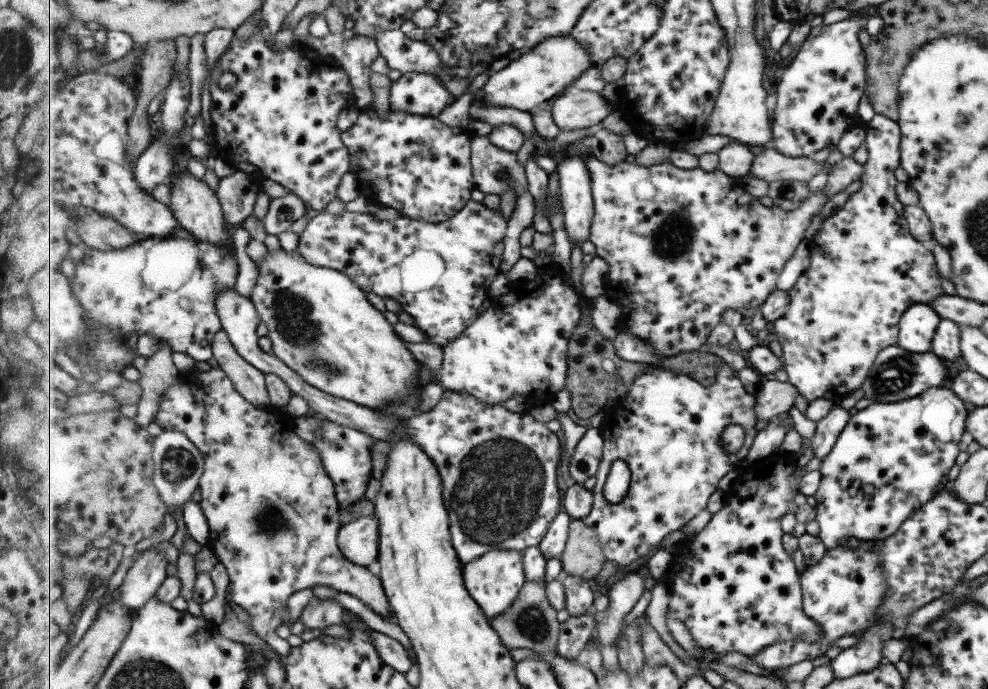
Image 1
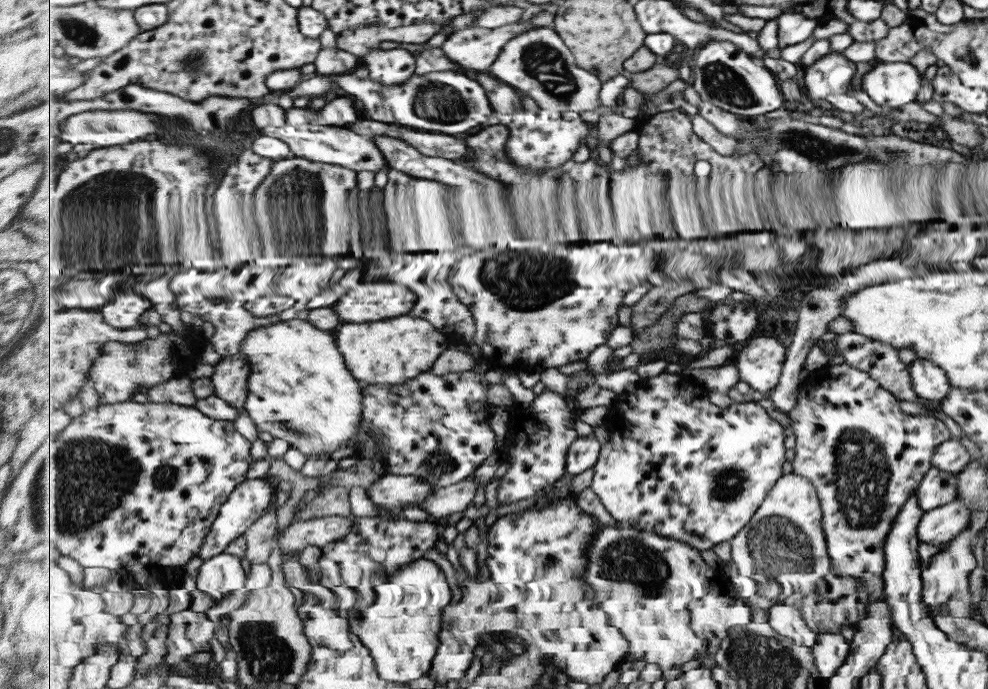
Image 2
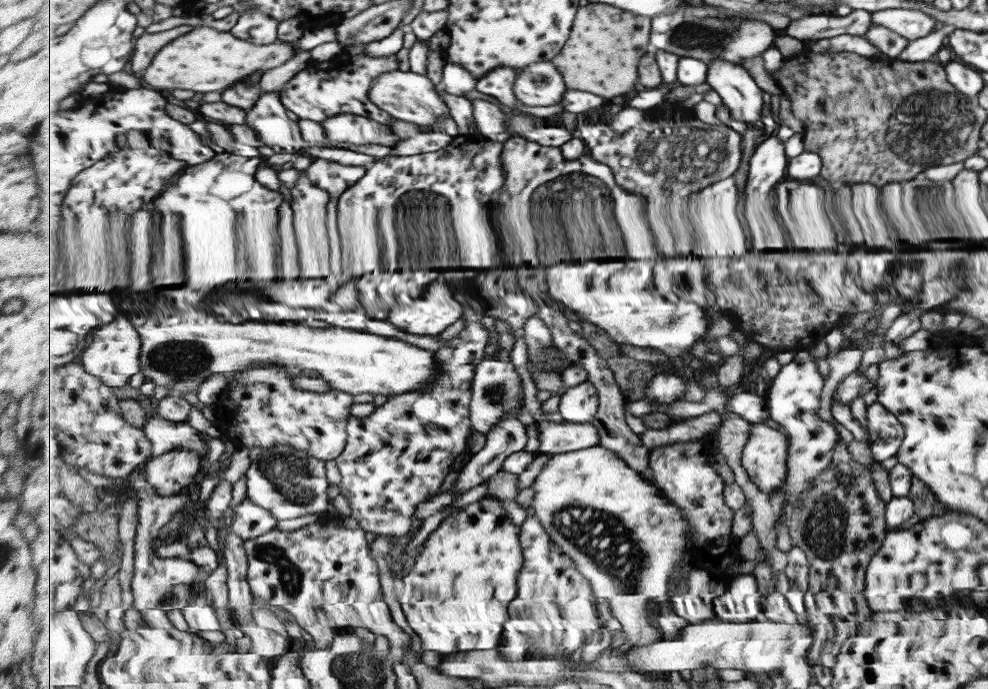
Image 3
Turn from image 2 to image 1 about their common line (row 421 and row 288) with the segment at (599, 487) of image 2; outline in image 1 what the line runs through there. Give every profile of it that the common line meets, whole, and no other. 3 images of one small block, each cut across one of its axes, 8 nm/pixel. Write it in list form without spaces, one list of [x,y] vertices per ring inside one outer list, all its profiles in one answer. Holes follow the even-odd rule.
[[[593,154],[587,156],[589,172],[591,172],[591,184],[594,196],[594,217],[591,227],[591,241],[596,247],[596,253],[609,262],[611,267],[610,279],[607,284],[608,297],[623,308],[621,314],[621,322],[619,323],[620,332],[625,334],[633,334],[637,338],[641,338],[643,342],[651,344],[661,356],[666,359],[668,356],[675,356],[685,352],[695,350],[701,351],[701,348],[708,343],[709,337],[713,334],[713,330],[723,322],[723,312],[726,310],[741,310],[748,308],[760,308],[763,306],[769,296],[776,290],[775,282],[781,274],[781,270],[785,268],[787,260],[793,258],[797,246],[806,238],[807,226],[810,225],[811,218],[815,212],[819,212],[827,201],[827,196],[823,191],[811,193],[805,202],[794,211],[783,210],[779,207],[767,207],[761,202],[761,199],[755,198],[747,192],[744,184],[741,184],[740,177],[729,176],[723,170],[719,169],[715,172],[707,172],[700,166],[694,169],[680,169],[669,160],[653,166],[638,166],[634,162],[622,162],[611,166]]]

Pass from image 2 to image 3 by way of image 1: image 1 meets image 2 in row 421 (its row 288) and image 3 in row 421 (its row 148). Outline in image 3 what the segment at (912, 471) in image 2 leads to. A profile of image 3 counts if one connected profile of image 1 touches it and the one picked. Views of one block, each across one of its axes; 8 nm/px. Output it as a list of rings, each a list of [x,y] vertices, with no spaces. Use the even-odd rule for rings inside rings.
[[[876,401],[866,407],[866,434],[870,457],[881,463],[897,452],[903,438],[901,423]]]

